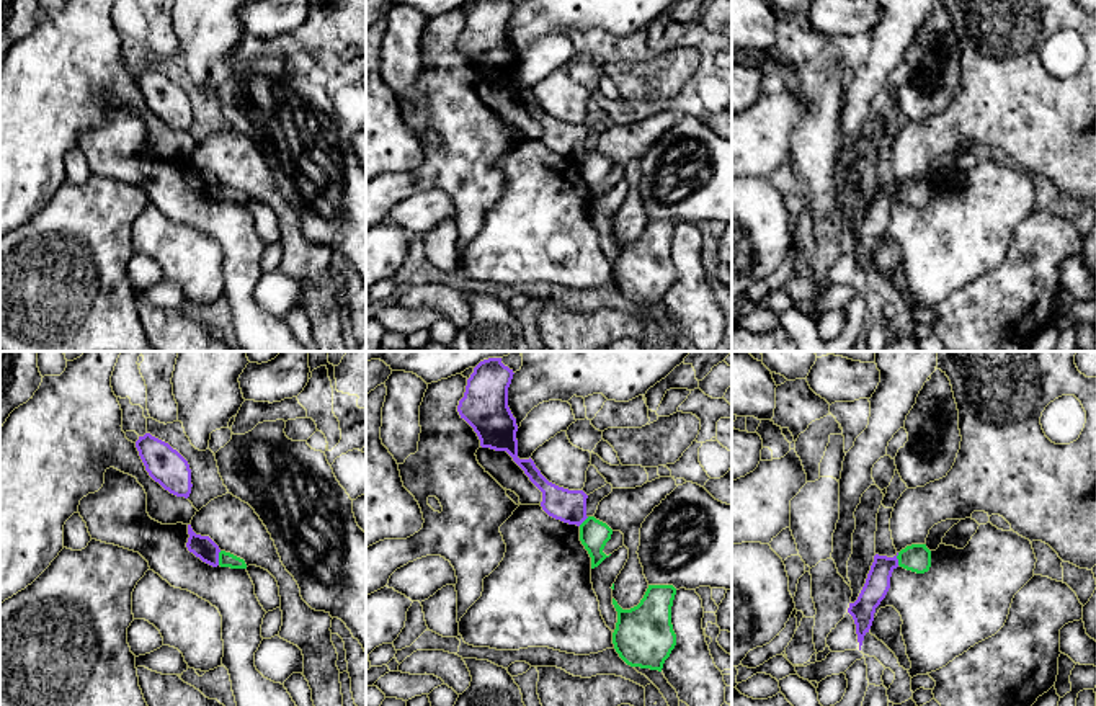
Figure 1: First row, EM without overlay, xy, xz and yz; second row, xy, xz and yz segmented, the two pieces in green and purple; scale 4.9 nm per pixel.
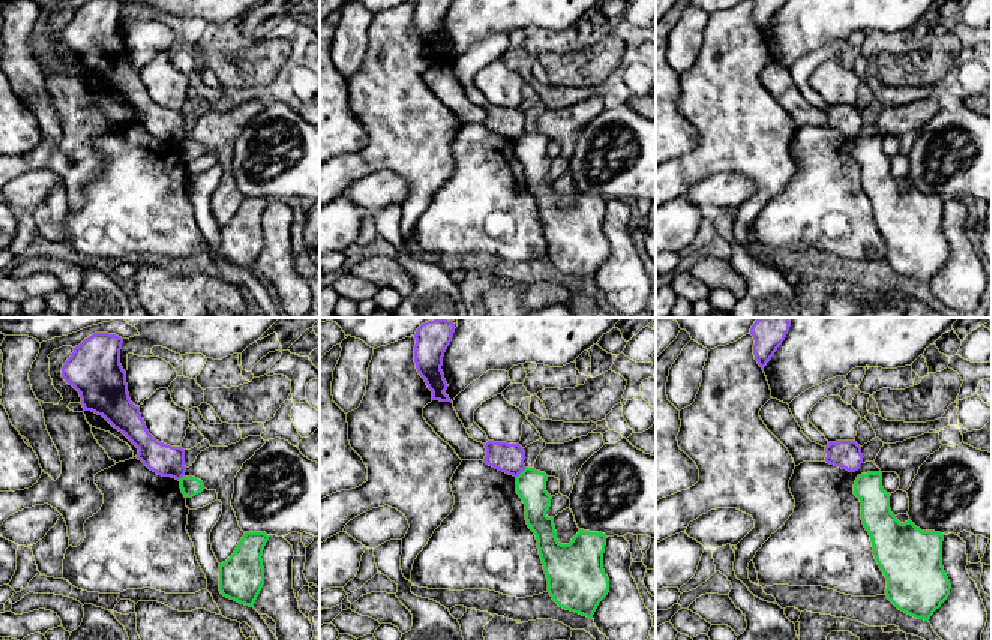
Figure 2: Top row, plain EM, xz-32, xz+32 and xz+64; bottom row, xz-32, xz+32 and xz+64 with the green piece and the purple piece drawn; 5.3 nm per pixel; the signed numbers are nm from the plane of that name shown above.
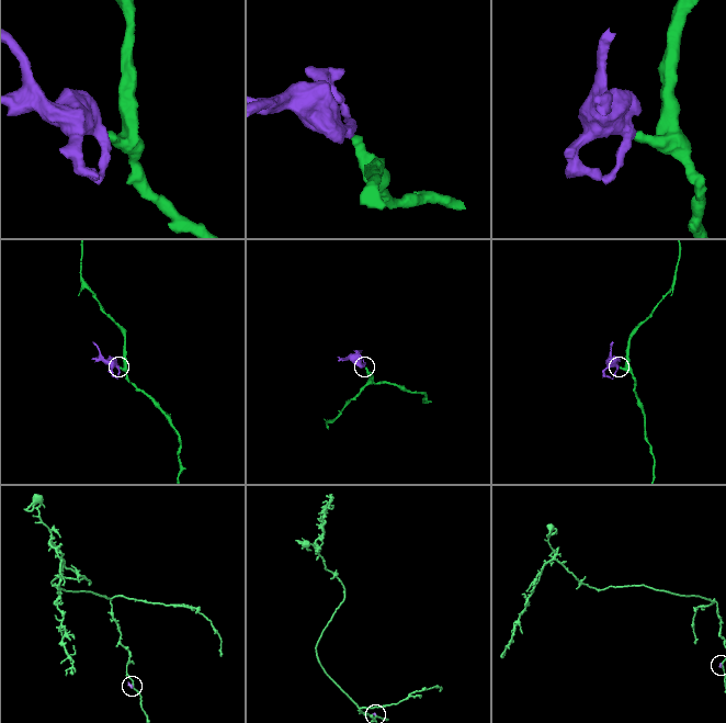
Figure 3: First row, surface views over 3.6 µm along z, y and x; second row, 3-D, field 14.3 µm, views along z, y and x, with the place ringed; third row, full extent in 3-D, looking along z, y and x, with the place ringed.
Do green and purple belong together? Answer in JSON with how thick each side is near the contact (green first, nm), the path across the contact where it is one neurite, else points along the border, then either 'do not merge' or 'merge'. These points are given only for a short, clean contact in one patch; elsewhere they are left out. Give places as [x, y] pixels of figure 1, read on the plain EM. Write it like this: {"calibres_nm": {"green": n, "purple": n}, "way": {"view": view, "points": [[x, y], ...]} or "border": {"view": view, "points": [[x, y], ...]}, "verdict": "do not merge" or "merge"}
{"calibres_nm": {"green": 80, "purple": 110}, "border": {"view": "xy", "points": [[221, 185], [218, 198]]}, "verdict": "do not merge"}

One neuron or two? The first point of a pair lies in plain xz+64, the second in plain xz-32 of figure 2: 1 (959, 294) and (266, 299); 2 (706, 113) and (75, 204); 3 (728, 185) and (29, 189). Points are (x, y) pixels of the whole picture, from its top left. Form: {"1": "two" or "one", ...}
{"1": "two", "2": "one", "3": "one"}

